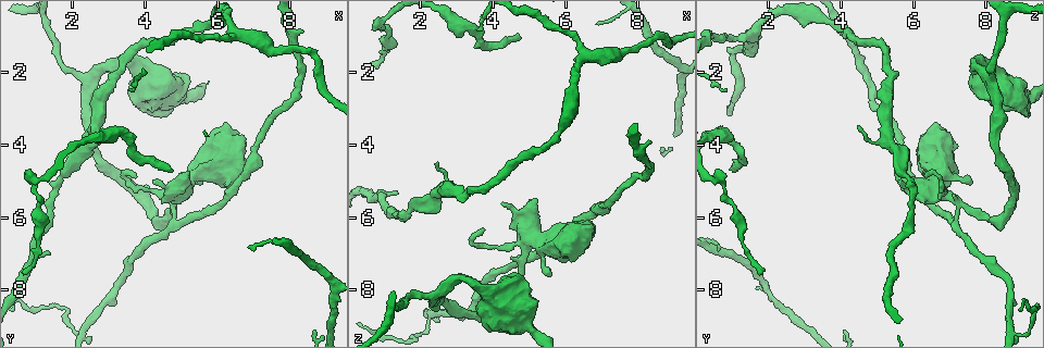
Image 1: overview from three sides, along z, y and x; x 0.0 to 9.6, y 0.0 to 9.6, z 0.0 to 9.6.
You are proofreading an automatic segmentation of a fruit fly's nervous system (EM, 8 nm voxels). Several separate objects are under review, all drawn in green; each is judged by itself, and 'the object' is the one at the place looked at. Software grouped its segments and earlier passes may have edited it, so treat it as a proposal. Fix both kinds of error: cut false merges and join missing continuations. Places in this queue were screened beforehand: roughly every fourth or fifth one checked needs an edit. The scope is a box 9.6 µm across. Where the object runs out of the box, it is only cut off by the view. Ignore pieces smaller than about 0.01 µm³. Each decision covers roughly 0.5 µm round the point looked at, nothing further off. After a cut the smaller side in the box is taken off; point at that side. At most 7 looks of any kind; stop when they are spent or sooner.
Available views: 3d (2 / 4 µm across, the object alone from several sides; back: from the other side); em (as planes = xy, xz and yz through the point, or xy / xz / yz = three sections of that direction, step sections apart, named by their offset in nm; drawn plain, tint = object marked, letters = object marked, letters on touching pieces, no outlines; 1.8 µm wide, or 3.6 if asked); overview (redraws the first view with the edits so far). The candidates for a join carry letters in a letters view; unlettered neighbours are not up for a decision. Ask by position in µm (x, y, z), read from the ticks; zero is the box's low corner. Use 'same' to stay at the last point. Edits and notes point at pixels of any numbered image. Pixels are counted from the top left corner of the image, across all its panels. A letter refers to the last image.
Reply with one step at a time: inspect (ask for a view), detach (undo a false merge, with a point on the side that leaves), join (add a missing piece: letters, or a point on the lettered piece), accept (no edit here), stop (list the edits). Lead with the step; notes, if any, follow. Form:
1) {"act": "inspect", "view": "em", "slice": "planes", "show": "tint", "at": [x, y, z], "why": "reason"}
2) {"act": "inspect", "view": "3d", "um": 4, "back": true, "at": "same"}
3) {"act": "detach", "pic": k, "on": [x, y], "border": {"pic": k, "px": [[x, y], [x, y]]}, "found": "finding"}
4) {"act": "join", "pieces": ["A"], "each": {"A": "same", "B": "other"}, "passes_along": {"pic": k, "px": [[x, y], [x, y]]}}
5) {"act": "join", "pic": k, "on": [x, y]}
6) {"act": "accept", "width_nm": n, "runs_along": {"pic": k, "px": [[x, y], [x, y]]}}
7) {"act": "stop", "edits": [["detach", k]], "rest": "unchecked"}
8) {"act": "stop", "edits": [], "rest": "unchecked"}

{"act": "inspect", "view": "3d", "um": 4, "at": [0.60, 7.55, 1.85], "why": "thin end"}

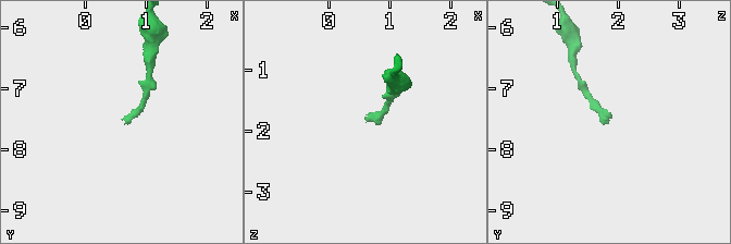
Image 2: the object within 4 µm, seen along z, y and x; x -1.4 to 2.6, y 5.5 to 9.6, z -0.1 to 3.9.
{"act": "inspect", "view": "em", "slice": "planes", "show": "letters", "at": [0.60, 7.50, 1.85]}

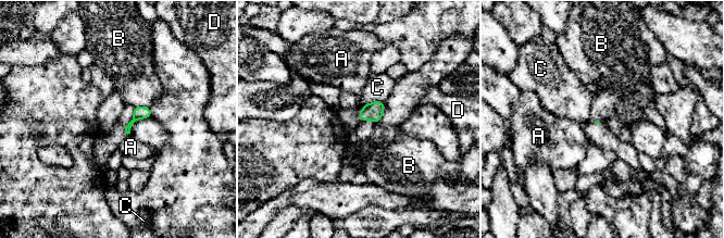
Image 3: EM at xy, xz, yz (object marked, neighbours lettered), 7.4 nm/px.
{"act": "accept", "each": {"A": "other", "B": "other", "C": "other", "D": "other"}, "border": {"pic": 3, "px": [[384, 101], [371, 101], [362, 107]]}, "found": "none of them fits"}

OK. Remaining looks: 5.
{"act": "inspect", "view": "3d", "um": 2, "at": [4.80, 4.80, 1.00], "why": "an open end"}

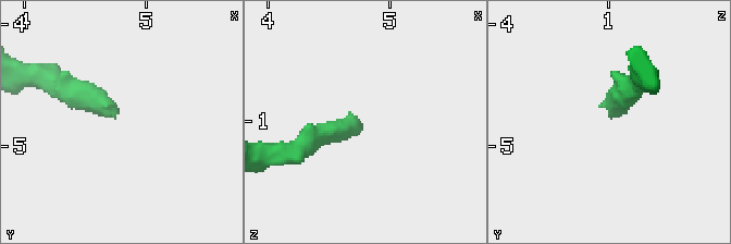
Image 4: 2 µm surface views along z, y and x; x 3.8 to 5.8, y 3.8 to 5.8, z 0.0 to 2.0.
{"act": "inspect", "view": "em", "slice": "planes", "show": "letters", "at": [4.78, 4.72, 1.04], "why": "now the EM"}

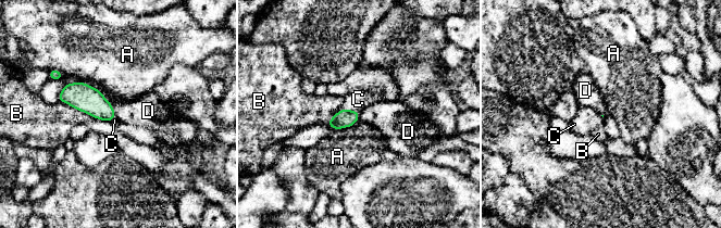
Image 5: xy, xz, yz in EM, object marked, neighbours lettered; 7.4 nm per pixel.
{"act": "join", "pieces": ["C"], "each": {"A": "other", "B": "other", "C": "same", "D": "other"}, "passes_along": {"pic": 5, "px": [[344, 118], [349, 111], [358, 99]]}, "found": "the neuron continues"}

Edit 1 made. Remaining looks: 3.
{"act": "inspect", "view": "overview"}

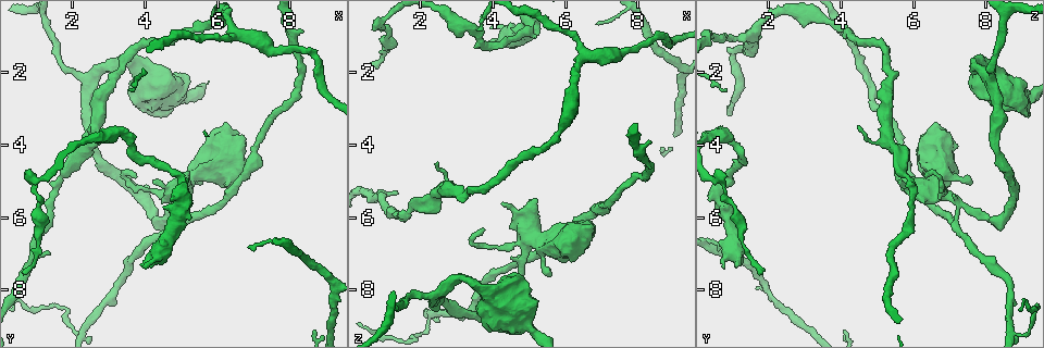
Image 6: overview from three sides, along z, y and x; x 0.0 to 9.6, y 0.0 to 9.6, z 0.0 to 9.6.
{"act": "inspect", "view": "em", "um": 3.6, "slice": "planes", "show": "tint", "at": [3.75, 1.80, 8.15], "why": "calibre changes"}

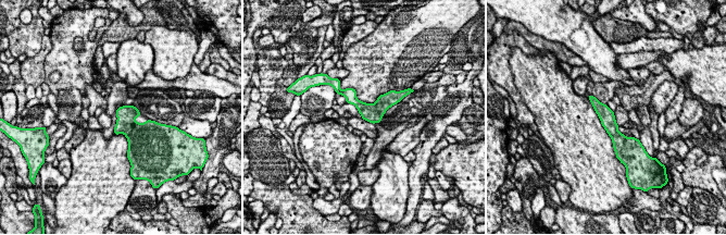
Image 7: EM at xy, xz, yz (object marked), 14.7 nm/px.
{"act": "inspect", "view": "em", "um": 3.6, "slice": "planes", "show": "letters", "at": "same", "why": "see the neighbours"}

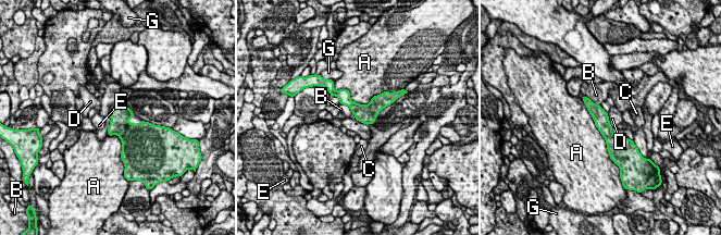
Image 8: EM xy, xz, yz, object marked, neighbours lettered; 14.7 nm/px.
{"act": "accept", "each": {"A": "other", "B": "other", "C": "other", "D": "other", "E": "other", "G": "other"}, "border": {"pic": 8, "px": [[607, 113], [608, 121], [612, 126]]}, "found": "continuous, no second neuron"}

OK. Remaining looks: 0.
{"act": "stop", "edits": [["join", 5]], "rest": "unchecked"}

